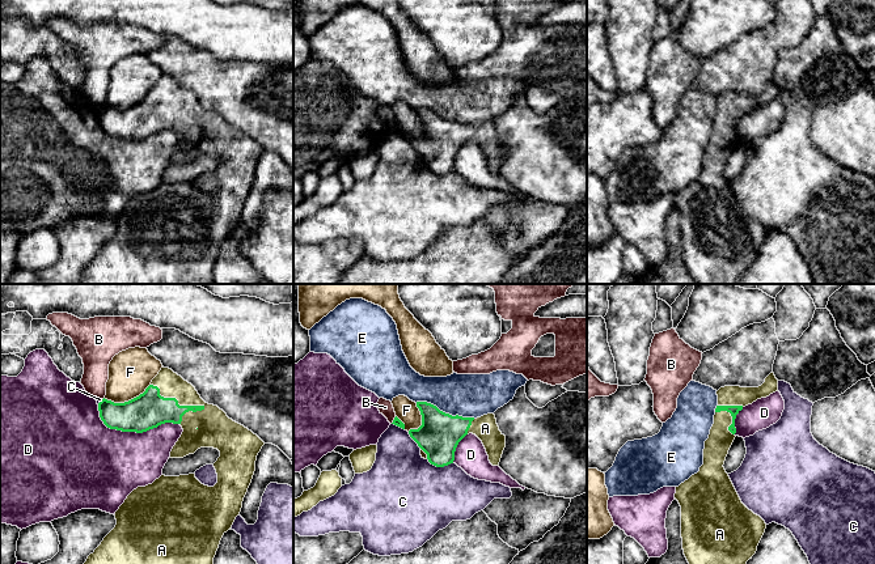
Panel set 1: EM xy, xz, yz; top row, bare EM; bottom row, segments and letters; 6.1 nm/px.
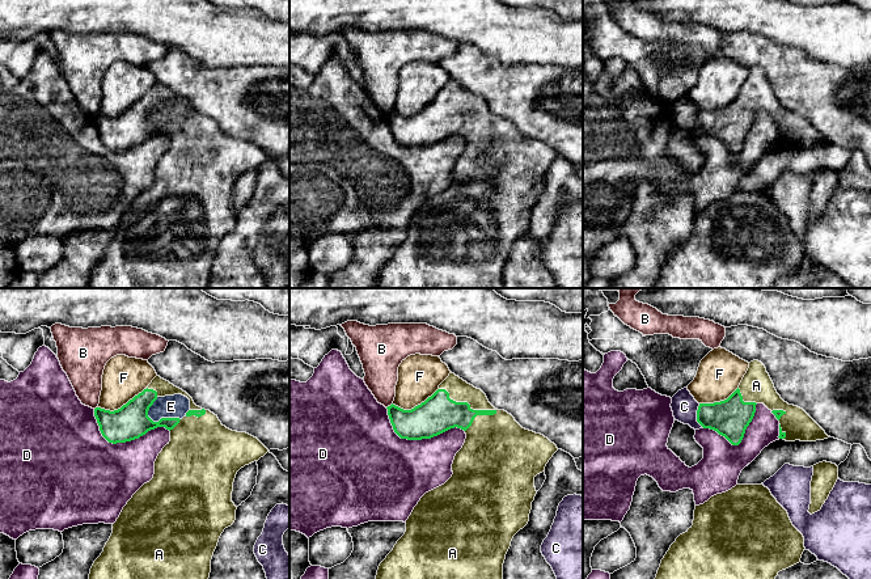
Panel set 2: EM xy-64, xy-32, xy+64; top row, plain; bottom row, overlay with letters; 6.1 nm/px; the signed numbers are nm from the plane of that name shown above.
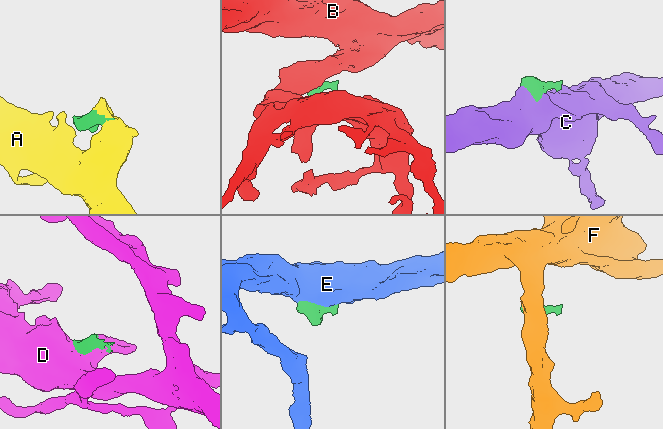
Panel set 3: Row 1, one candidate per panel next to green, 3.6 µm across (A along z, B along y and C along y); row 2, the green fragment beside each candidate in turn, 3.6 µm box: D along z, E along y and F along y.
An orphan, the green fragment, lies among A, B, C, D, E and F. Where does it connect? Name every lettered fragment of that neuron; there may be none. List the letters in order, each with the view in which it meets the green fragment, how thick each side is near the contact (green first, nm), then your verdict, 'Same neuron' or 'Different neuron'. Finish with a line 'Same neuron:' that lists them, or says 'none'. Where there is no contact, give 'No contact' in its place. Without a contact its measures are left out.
A: Touches green in xy. Thickness 220 nm (green) against 190 nm. Same neuron
B: Touches green in xy. Thickness 220 nm (green) against 170 nm. Different neuron
C: Touches green in xz. Thickness 260 nm (green) against 480 nm. Different neuron
D: Touches green in xy. Thickness 220 nm (green) against 420 nm. Different neuron
E: Touches green in xz. Thickness 260 nm (green) against 280 nm. Different neuron
F: Touches green in xy. Thickness 220 nm (green) against 280 nm. Different neuron
Same neuron: A

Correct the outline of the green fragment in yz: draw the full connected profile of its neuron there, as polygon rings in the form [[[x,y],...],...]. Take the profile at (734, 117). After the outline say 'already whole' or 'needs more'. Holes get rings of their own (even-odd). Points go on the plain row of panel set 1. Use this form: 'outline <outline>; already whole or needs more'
outline [[[772,79],[758,94],[724,93],[717,98],[718,113],[709,145],[705,148],[703,171],[699,178],[676,194],[675,205],[681,213],[681,245],[684,262],[698,284],[736,284],[756,260],[765,239],[765,228],[740,207],[723,171],[735,147],[736,122],[757,106],[778,98],[778,86]]]; needs more

